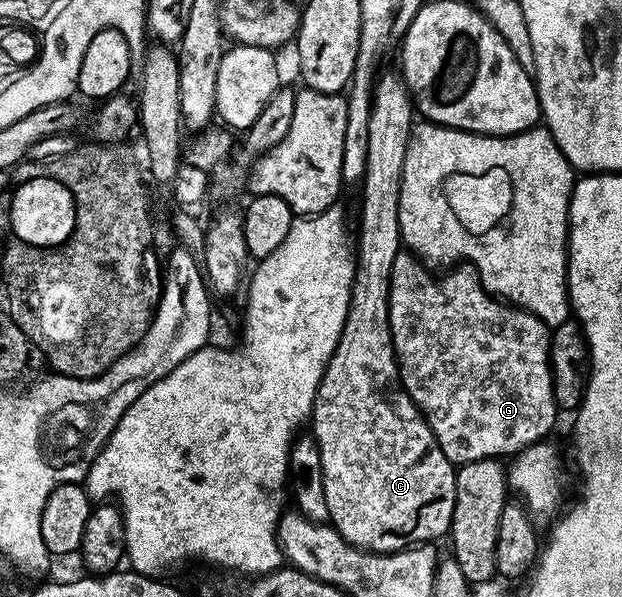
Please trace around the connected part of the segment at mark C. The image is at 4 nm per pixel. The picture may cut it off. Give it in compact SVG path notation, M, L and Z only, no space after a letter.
M386 71L377 78L372 89L362 178L364 189L360 193L360 236L354 239L356 272L346 325L342 325L342 337L338 337L336 352L330 357L318 385L310 420L310 434L316 440L318 453L322 453L322 481L326 485L326 509L331 526L350 545L378 555L404 551L417 543L432 543L439 535L447 536L451 532L457 472L401 383L400 367L396 363L390 329L390 273L394 273L394 257L398 257L402 249L398 201L408 140L414 130L414 104L403 74Z

